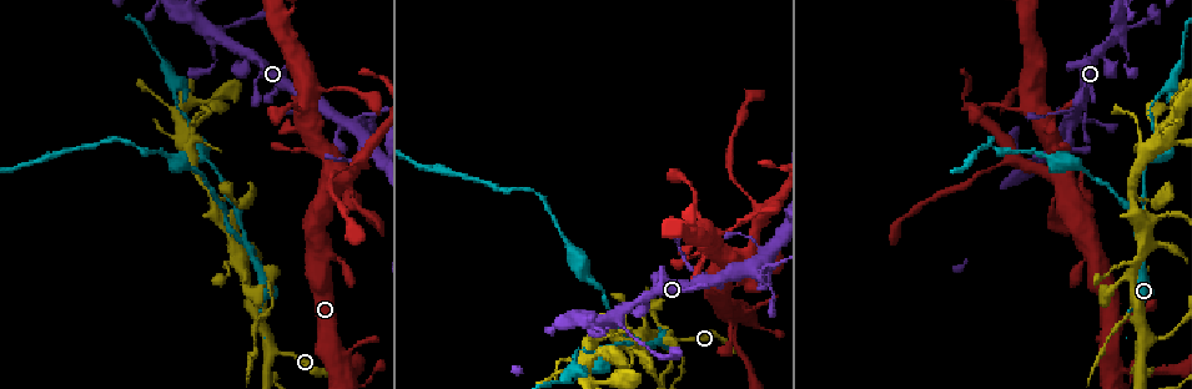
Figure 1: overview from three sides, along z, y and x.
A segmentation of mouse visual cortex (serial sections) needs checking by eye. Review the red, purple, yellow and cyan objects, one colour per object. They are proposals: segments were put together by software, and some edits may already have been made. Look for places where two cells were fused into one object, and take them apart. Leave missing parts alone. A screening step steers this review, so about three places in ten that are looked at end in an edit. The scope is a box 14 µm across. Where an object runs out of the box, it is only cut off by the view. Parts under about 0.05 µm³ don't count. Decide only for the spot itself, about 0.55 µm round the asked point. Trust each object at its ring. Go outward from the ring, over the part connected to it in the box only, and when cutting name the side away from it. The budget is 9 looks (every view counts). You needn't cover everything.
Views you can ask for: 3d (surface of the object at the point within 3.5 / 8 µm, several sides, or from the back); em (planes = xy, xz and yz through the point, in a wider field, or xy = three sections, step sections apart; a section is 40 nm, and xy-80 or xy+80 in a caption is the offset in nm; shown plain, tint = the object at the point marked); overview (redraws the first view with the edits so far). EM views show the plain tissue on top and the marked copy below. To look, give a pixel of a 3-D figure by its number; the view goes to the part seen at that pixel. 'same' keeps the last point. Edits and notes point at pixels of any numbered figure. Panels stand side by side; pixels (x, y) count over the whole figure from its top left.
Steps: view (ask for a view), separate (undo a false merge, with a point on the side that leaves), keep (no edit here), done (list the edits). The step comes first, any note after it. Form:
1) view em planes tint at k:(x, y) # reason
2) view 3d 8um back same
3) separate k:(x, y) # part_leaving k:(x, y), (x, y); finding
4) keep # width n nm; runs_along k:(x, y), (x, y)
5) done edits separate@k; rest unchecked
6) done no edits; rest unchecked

view em xy step 2 tint at 1:(272, 350) # sharp bend

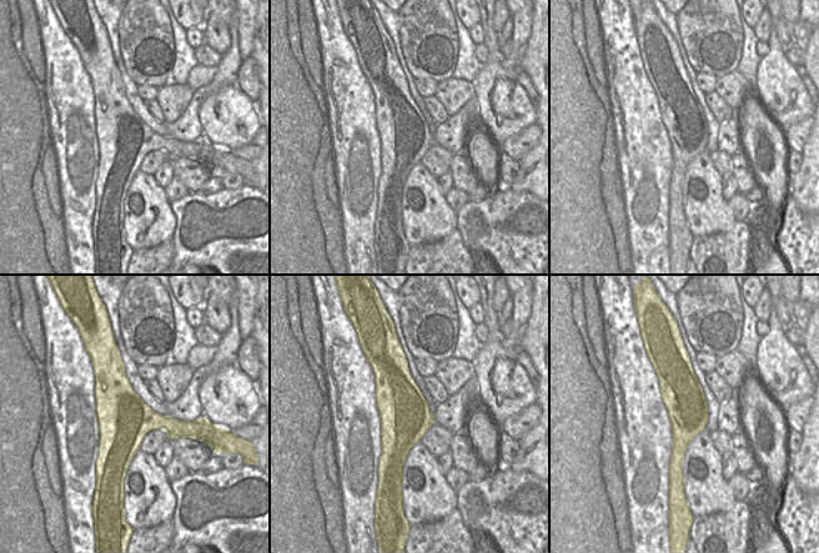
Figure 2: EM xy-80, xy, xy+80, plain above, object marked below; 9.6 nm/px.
view 3d 3.5um same # wider look

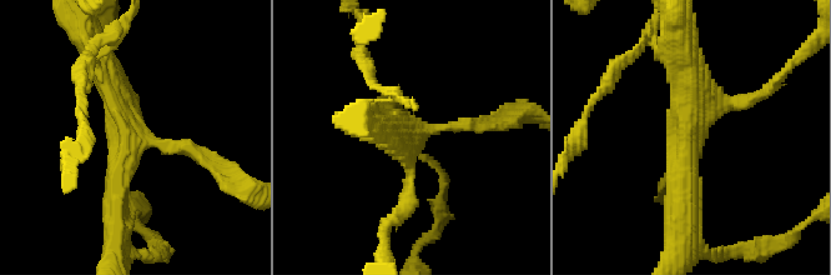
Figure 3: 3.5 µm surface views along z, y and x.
keep # arm_widths 150, 200, 300, 350 nm; runs_along 3:(211, 160), (135, 138), (104, 64); one cell here

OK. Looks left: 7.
view 3d 3.5um at 1:(1118, 11) # small branch off a trunk

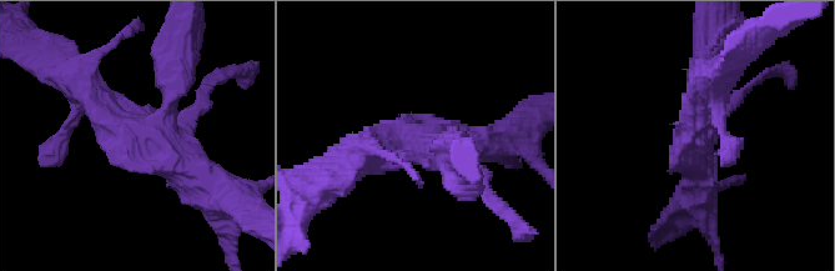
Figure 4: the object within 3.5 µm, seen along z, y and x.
view em xy step 5 tint at 4:(156, 146) # arms 4; arm_widths 150, 200, 350, 450 nm; need the tissue

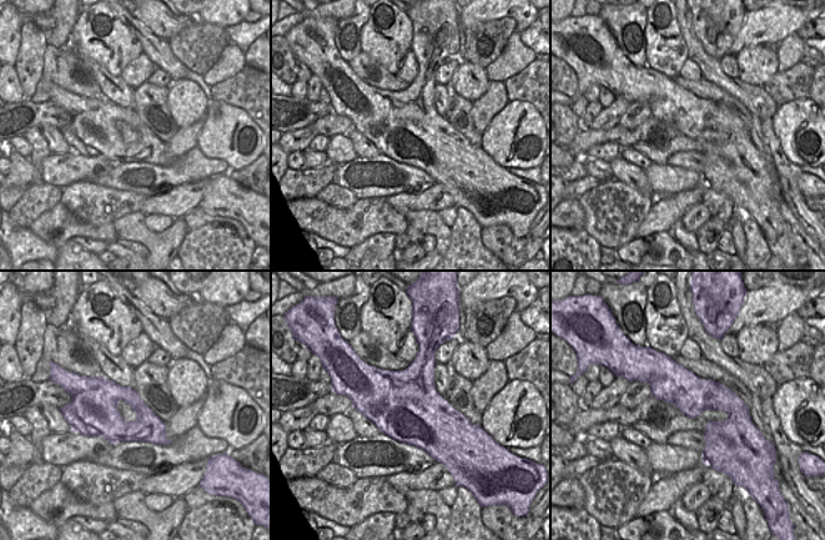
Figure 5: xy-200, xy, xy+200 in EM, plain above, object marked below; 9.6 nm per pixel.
keep # runs_along 4:(226, 194), (95, 99); continuous, no second cell

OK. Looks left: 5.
view 3d 3.5um at 1:(614, 332) # sharp bend

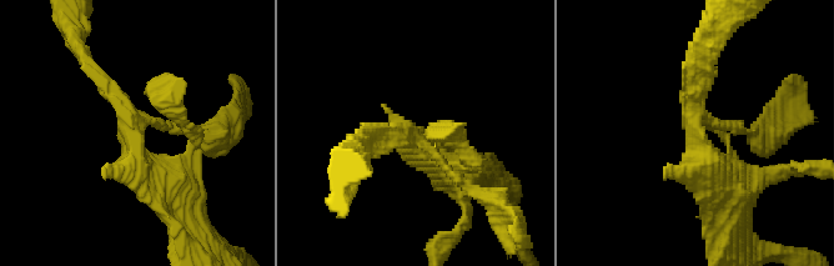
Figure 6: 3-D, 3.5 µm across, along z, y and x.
view em xy step 2 tint at 6:(131, 123) # need the tissue

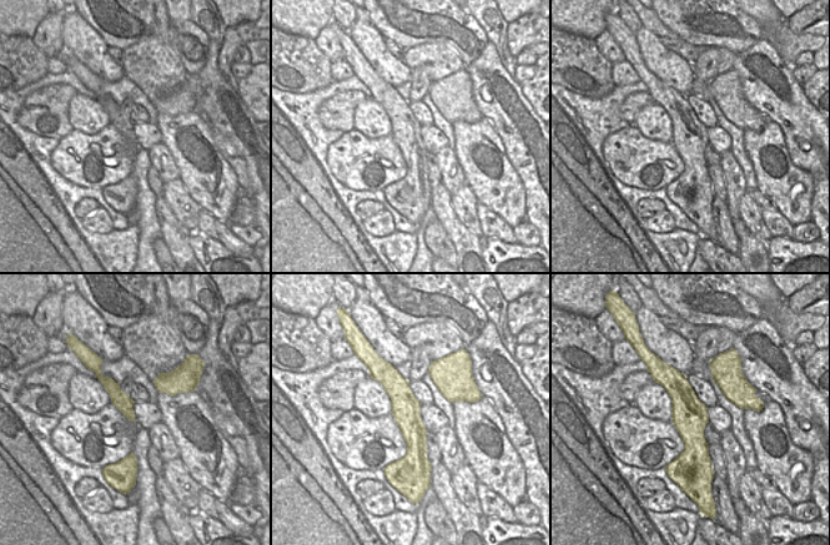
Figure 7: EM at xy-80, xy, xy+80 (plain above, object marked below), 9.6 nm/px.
view em xy step 1 tint same

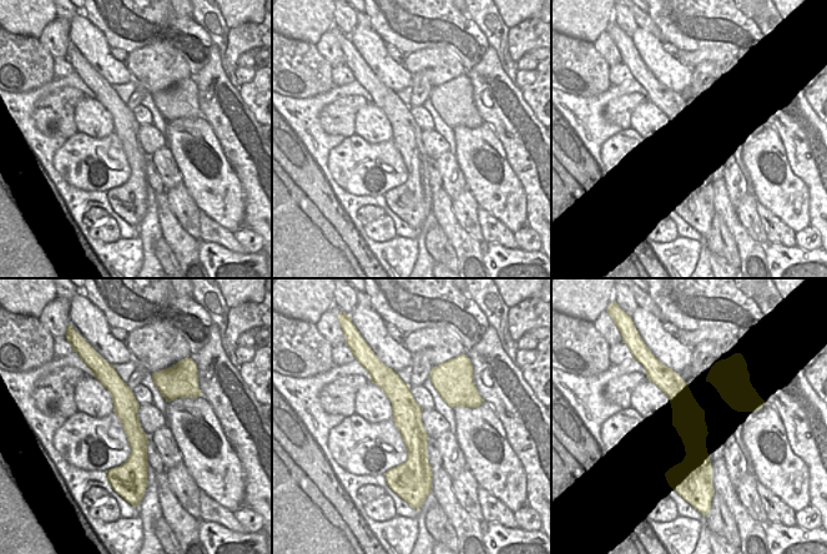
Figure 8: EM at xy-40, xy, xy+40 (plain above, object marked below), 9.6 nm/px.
keep # runs_along 6:(165, 190), (80, 53); one cell here

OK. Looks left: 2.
view 3d 8um at 1:(347, 185) # narrows sharply

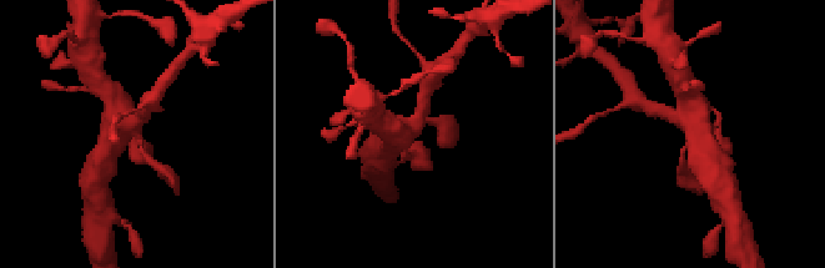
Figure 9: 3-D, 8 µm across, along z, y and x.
view em xy step 1 tint at 9:(417, 129) # now the EM

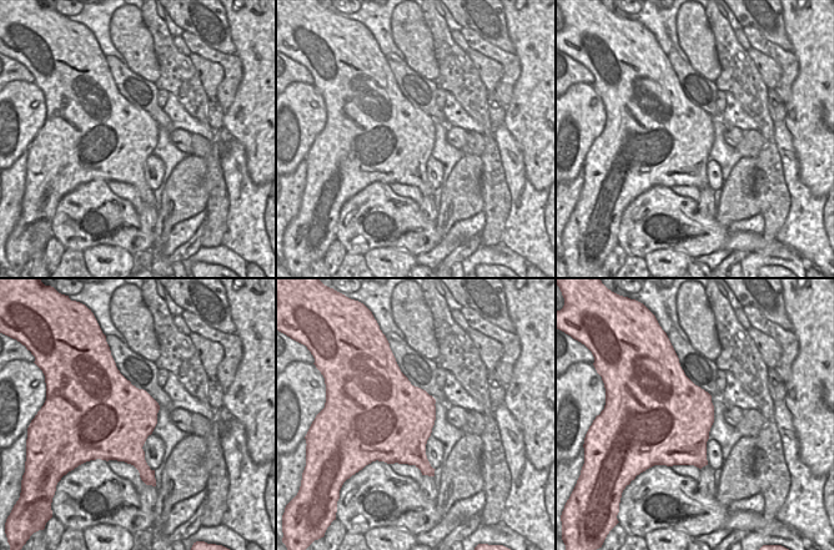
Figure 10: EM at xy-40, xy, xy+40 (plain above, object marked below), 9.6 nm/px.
keep # width 800 nm; runs_along 9:(707, 151), (692, 121), (689, 92); all the same cell

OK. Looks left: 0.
done no edits; rest unchecked

